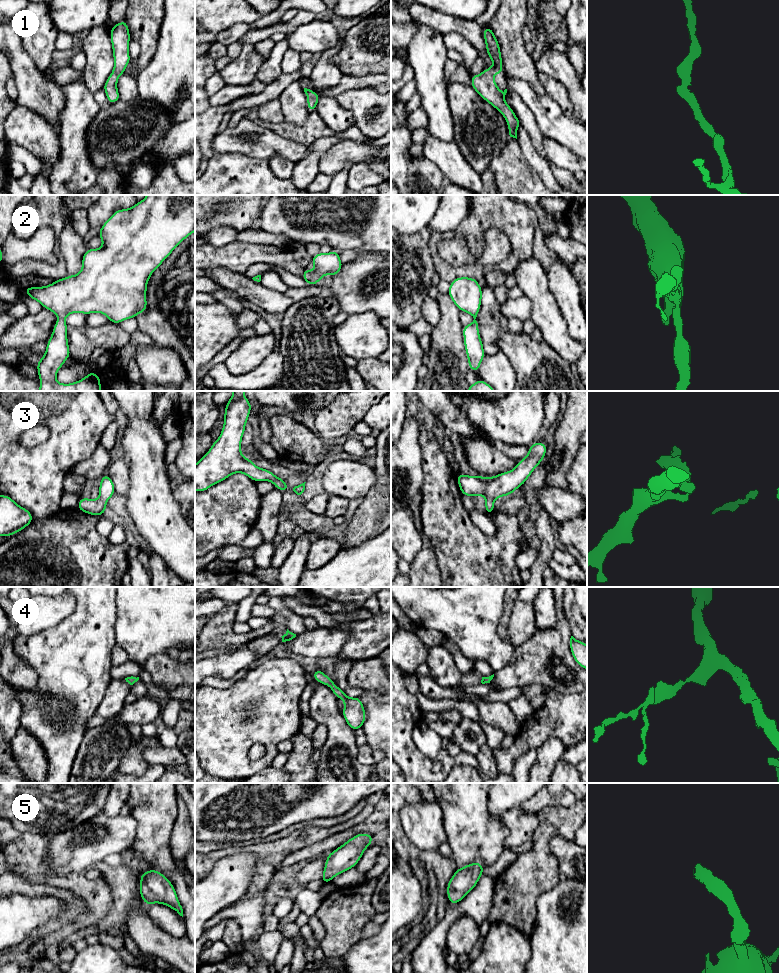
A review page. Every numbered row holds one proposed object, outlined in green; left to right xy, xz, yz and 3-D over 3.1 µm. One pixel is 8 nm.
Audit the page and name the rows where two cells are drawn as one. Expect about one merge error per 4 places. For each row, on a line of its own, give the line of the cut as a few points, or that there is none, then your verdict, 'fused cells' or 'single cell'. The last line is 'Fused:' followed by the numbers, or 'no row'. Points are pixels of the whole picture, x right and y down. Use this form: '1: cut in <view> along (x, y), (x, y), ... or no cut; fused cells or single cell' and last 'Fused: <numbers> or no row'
1: no cut; single cell
2: no cut; single cell
3: no cut; single cell
4: no cut; single cell
5: no cut; single cell
Fused: no row

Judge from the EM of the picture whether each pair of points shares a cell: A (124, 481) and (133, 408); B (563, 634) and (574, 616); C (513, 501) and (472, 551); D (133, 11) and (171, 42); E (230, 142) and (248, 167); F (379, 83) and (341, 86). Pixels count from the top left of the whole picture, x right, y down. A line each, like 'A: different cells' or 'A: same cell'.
A: different cells
B: different cells
C: different cells
D: different cells
E: different cells
F: same cell

